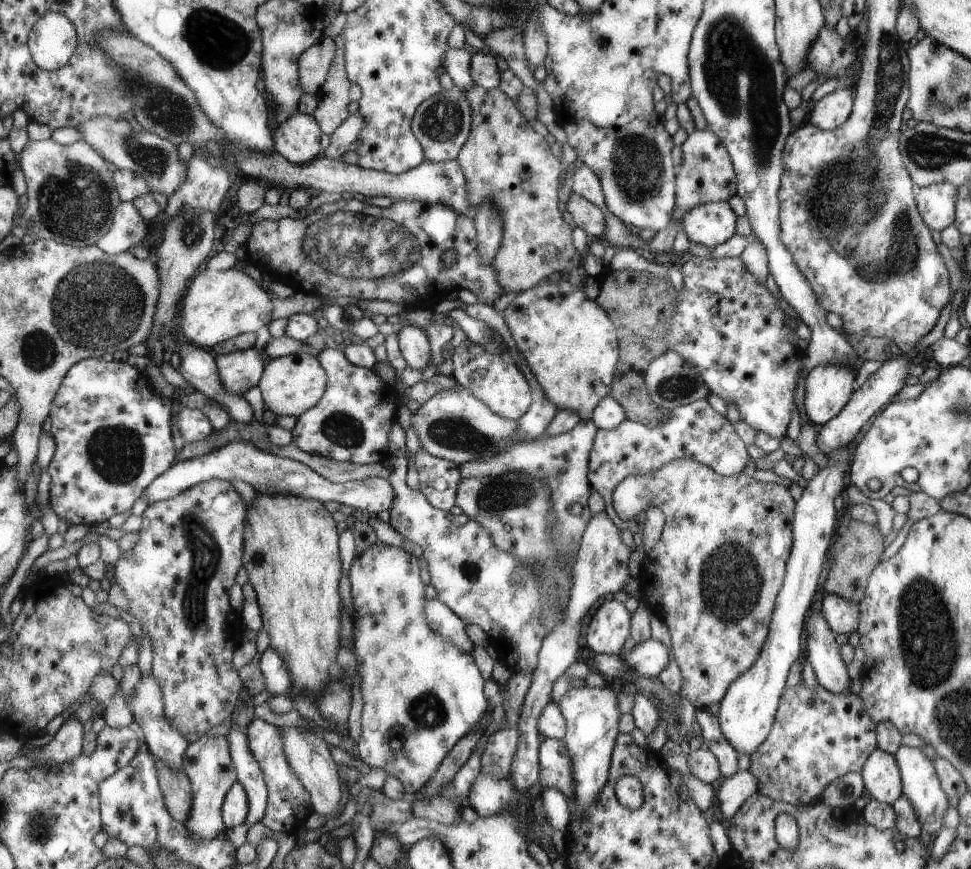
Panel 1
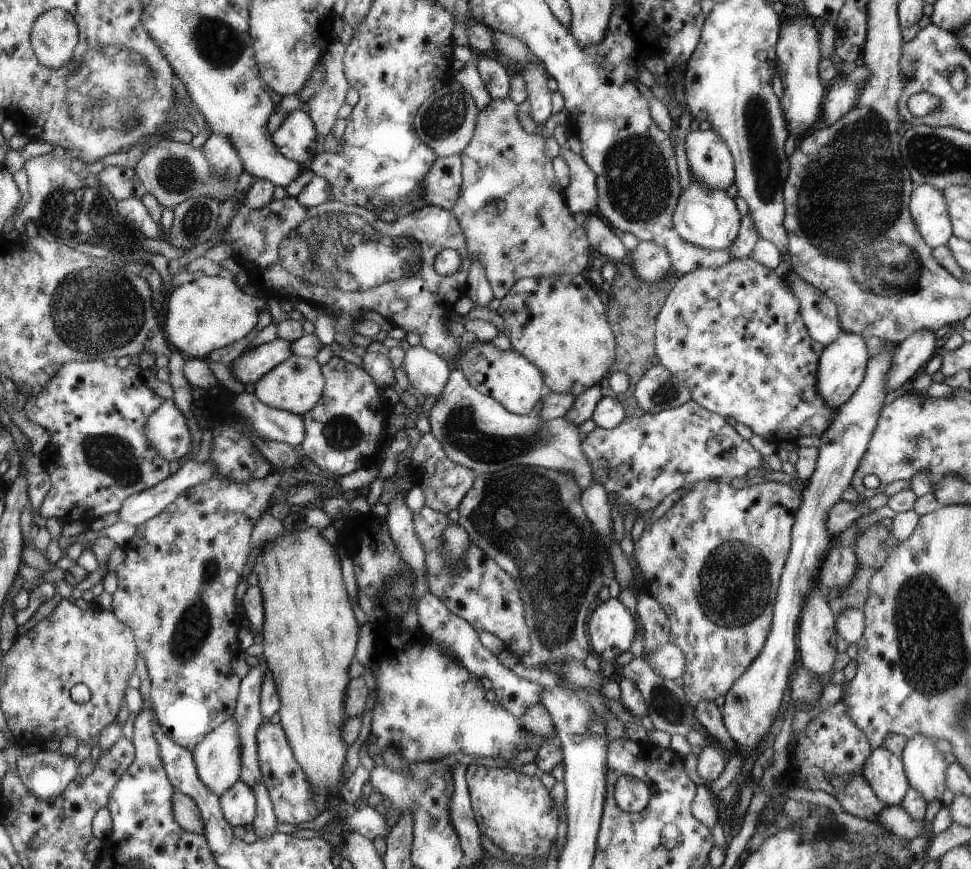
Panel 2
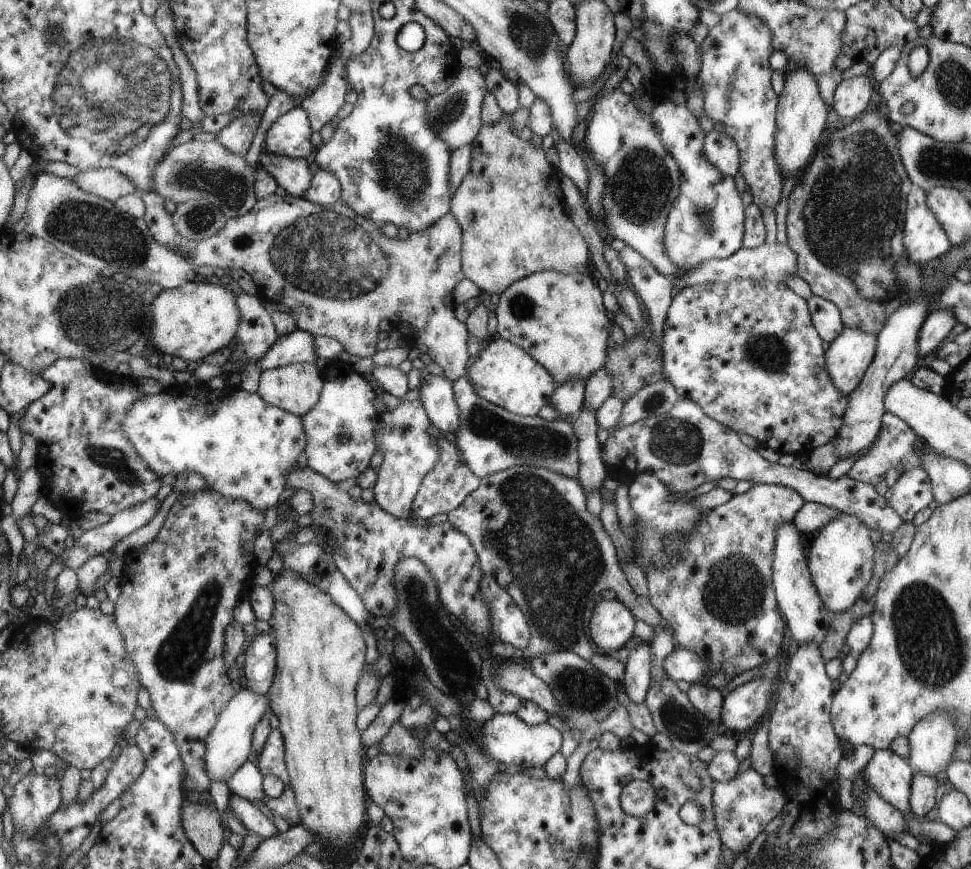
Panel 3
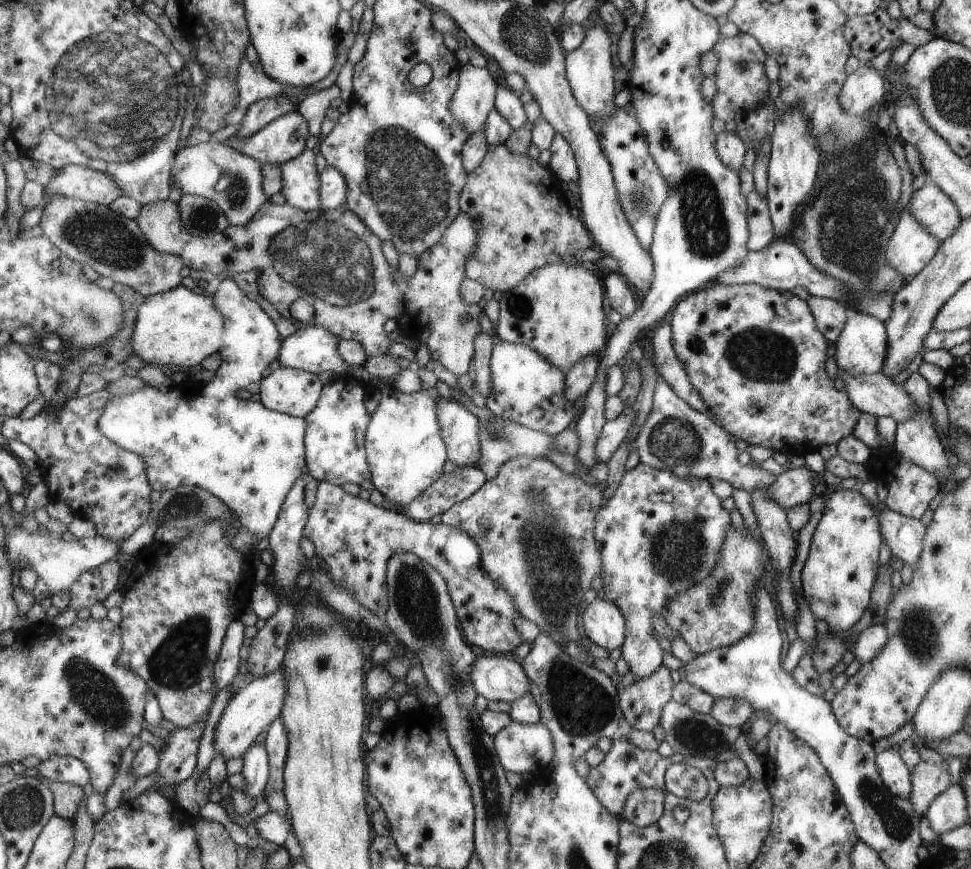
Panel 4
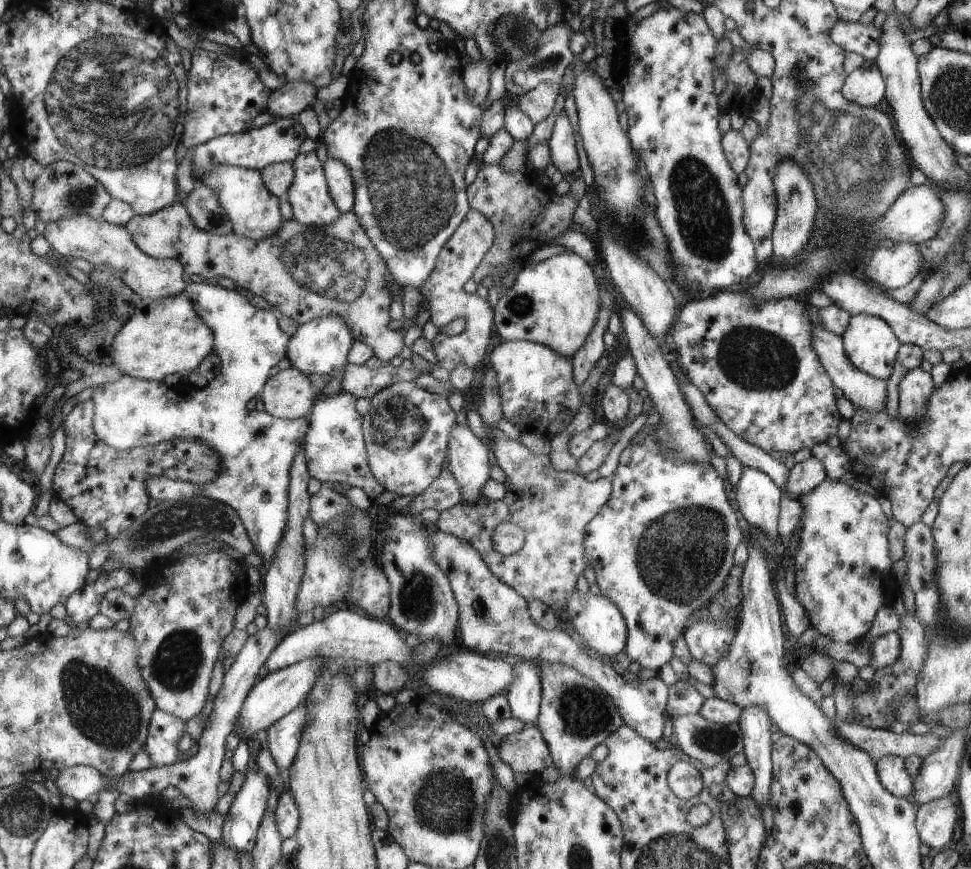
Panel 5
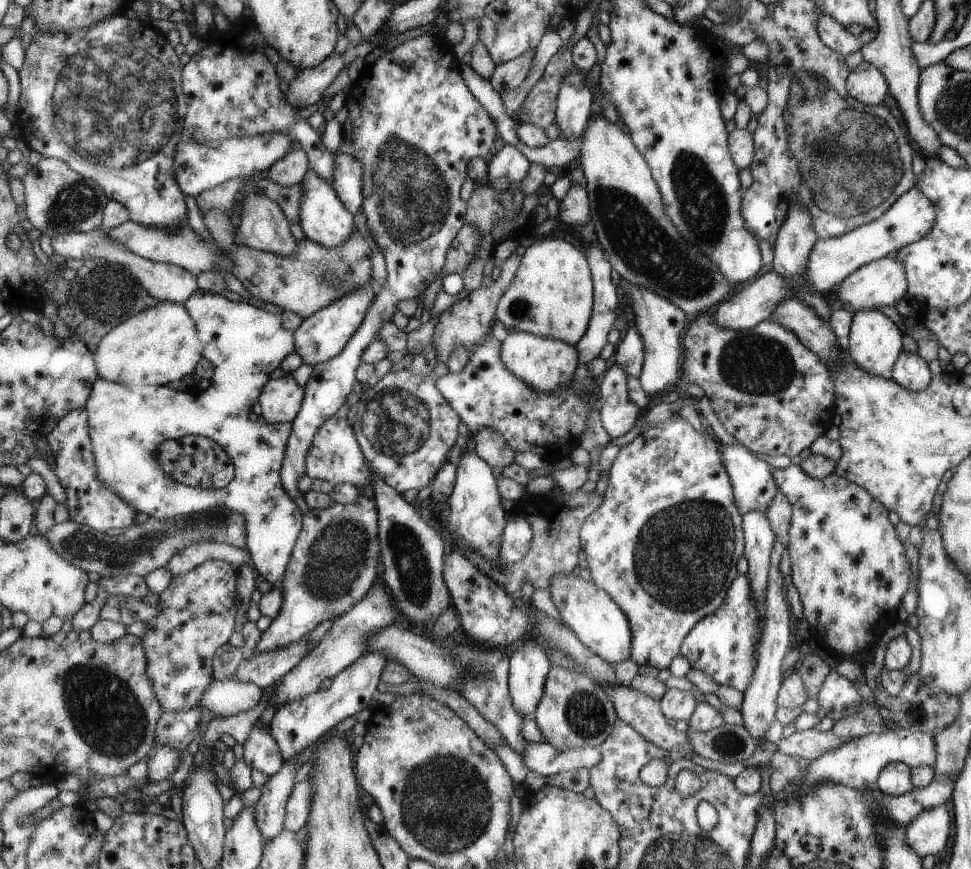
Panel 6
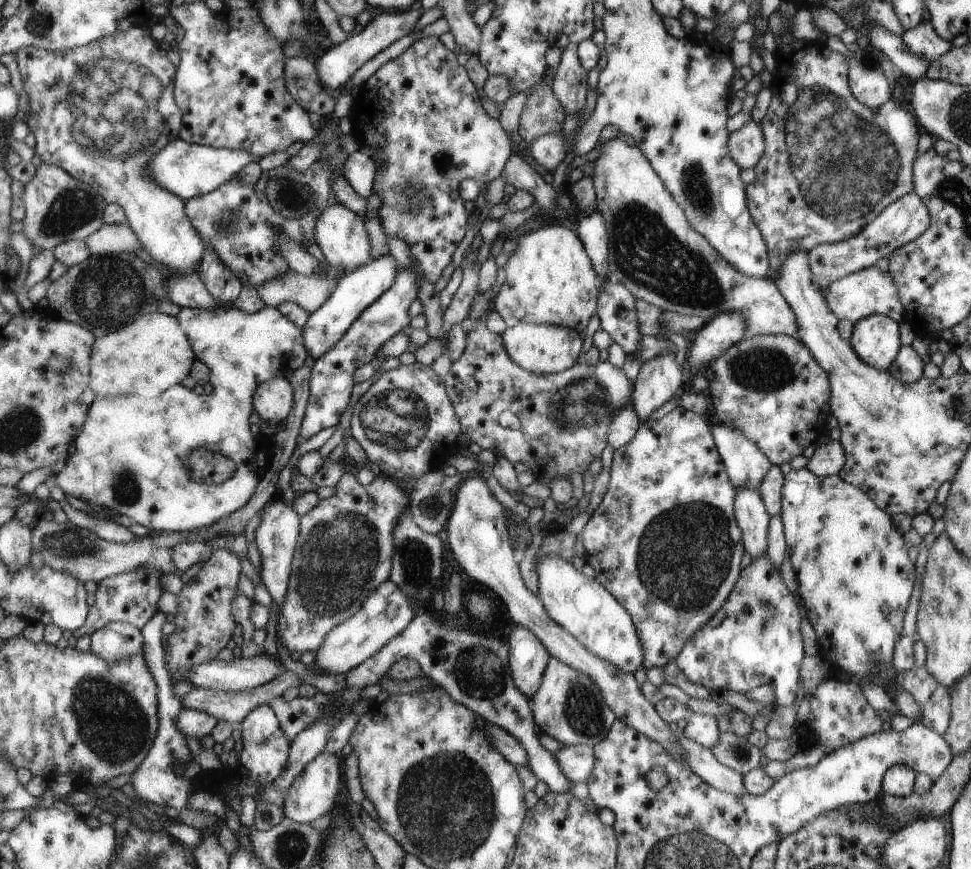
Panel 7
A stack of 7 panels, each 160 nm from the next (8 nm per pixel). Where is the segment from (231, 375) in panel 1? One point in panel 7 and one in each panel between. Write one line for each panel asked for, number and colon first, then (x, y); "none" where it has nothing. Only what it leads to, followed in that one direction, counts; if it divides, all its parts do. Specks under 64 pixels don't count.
2: (247, 368)
3: (298, 346)
4: (312, 348)
5: (318, 346)
6: (323, 335)
7: (356, 290)

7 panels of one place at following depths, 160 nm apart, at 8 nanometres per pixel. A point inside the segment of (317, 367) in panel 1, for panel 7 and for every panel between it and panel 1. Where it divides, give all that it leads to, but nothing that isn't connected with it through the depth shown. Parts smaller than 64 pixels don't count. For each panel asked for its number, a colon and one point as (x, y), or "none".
2: (295, 385)
3: (294, 388)
4: (291, 391)
5: (287, 394)
6: (280, 399)
7: (273, 398)

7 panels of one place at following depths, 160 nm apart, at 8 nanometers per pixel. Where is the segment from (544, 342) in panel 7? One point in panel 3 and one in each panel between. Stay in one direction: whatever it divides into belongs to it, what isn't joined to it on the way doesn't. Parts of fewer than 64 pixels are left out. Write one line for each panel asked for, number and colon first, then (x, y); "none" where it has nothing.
3: (502, 373)
4: (526, 388)
5: (535, 384)
6: (545, 364)

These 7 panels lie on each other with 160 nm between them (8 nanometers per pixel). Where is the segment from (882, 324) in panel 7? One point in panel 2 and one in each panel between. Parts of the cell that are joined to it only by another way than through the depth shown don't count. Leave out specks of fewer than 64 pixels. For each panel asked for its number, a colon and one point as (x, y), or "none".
2: (841, 365)
3: (848, 355)
4: (860, 349)
5: (870, 344)
6: (874, 343)

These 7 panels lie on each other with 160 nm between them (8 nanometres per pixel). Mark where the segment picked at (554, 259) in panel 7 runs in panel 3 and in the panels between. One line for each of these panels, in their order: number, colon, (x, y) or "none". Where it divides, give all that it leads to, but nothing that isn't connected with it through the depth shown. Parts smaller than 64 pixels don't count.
3: (559, 320)
4: (557, 309)
5: (555, 303)
6: (550, 293)

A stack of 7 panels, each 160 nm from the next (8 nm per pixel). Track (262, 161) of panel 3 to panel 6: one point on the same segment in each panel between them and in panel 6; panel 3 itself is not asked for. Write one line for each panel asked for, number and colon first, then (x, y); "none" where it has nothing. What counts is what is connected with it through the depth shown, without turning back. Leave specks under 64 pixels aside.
4: (300, 185)
5: (308, 194)
6: (324, 218)

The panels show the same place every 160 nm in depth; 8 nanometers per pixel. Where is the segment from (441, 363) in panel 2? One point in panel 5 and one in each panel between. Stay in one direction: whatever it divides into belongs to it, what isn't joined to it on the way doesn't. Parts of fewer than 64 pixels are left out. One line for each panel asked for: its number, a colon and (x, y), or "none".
3: (436, 393)
4: (459, 428)
5: (467, 456)

